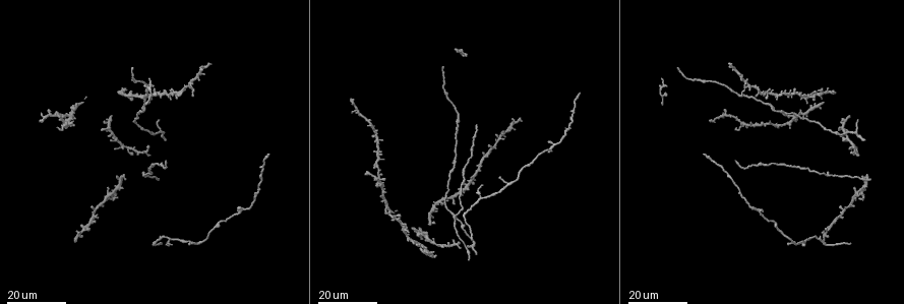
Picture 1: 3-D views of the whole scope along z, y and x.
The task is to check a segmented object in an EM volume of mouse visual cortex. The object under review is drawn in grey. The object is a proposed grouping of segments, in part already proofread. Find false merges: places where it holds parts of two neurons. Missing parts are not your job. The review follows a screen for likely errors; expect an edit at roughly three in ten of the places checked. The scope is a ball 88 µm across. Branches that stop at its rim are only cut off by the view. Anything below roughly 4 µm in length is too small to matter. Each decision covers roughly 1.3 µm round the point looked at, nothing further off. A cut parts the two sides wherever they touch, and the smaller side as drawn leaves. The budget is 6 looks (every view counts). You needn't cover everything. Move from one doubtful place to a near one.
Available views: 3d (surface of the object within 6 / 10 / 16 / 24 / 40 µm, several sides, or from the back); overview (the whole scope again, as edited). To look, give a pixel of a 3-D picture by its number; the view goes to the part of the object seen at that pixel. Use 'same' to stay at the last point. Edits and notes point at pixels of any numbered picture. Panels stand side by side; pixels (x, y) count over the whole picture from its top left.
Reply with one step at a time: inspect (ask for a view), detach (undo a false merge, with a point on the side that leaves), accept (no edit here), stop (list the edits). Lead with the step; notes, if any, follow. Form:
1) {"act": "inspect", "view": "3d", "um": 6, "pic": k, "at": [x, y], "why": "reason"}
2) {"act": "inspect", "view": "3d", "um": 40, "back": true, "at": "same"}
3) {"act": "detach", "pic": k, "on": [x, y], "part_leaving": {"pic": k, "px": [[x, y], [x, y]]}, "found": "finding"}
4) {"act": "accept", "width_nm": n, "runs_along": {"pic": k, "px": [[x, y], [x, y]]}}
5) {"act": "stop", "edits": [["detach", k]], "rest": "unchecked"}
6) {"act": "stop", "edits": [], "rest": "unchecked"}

{"act": "inspect", "view": "3d", "um": 16, "pic": 1, "at": [480, 196], "why": "three arms meet"}

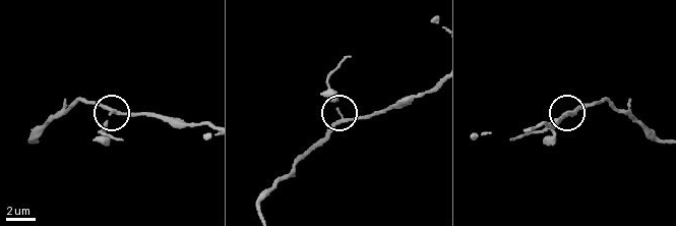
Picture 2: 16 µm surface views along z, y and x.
{"act": "inspect", "view": "3d", "um": 10, "pic": 2, "at": [342, 116]}

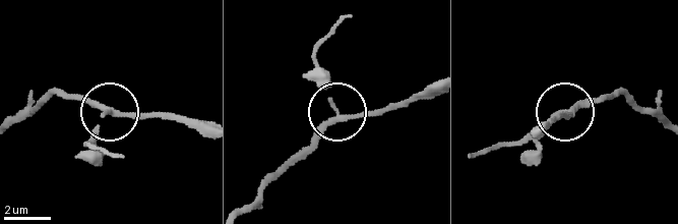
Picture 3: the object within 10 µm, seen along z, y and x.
{"act": "accept", "width_nm": 190, "found": "continuous, no second neuron"}

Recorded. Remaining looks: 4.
{"act": "inspect", "view": "3d", "um": 16, "pic": 1, "at": [504, 185], "why": "three arms meet"}

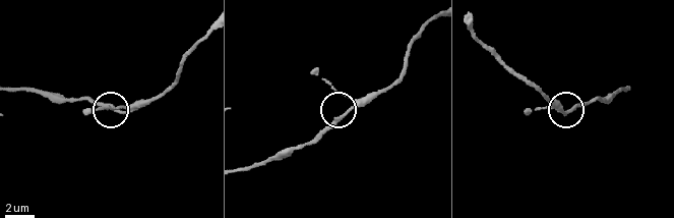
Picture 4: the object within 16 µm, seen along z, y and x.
{"act": "inspect", "view": "3d", "um": 10, "pic": 4, "at": [567, 111]}

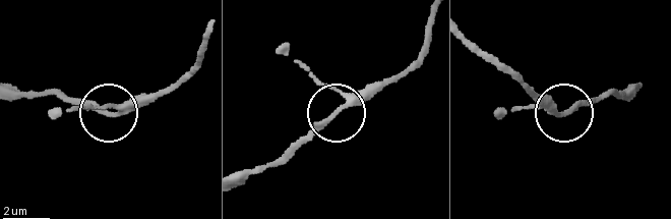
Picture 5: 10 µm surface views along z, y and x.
{"act": "accept", "width_nm": 200, "found": "continuous, no second neuron"}

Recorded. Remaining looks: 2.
{"act": "inspect", "view": "3d", "um": 16, "pic": 1, "at": [376, 131], "why": "three-way junction"}

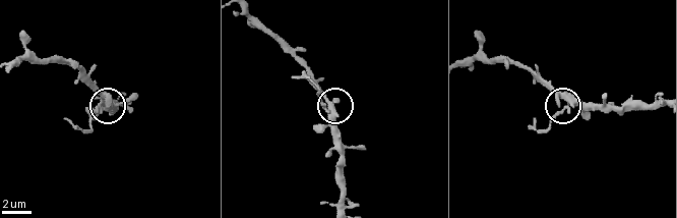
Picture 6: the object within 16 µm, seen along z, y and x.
{"act": "inspect", "view": "3d", "um": 6, "pic": 6, "at": [571, 102], "why": "closer look"}

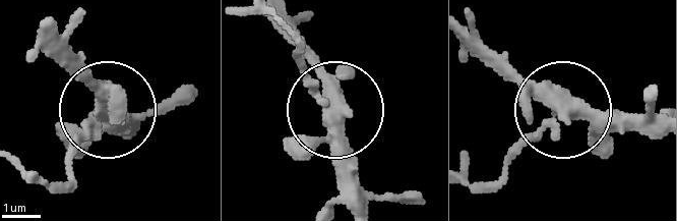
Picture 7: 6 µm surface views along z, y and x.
{"act": "accept", "width_nm": 380, "runs_along": {"pic": 7, "px": [[653, 121], [565, 115], [527, 141], [491, 186]]}, "found": "one neuron here"}

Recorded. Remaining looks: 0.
{"act": "stop", "edits": [], "rest": "unchecked"}

